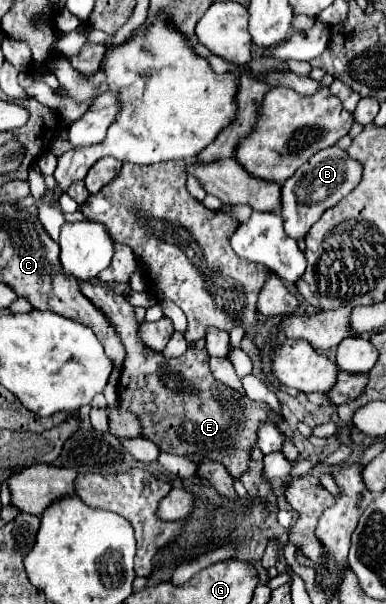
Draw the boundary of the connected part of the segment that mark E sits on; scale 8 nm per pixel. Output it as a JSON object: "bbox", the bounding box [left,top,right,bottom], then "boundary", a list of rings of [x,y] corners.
{"bbox":[79,283,269,477],"boundary":[[[81,283],[79,287],[83,295],[103,311],[125,345],[119,393],[123,407],[131,409],[141,419],[145,439],[151,439],[165,453],[201,453],[209,459],[217,459],[227,467],[231,477],[241,477],[249,467],[251,447],[257,443],[257,427],[261,421],[269,421],[269,405],[251,401],[219,383],[209,371],[205,349],[189,345],[181,357],[173,359],[149,349],[139,337],[141,323],[135,319],[135,309],[123,295],[101,287],[101,283]]]}

